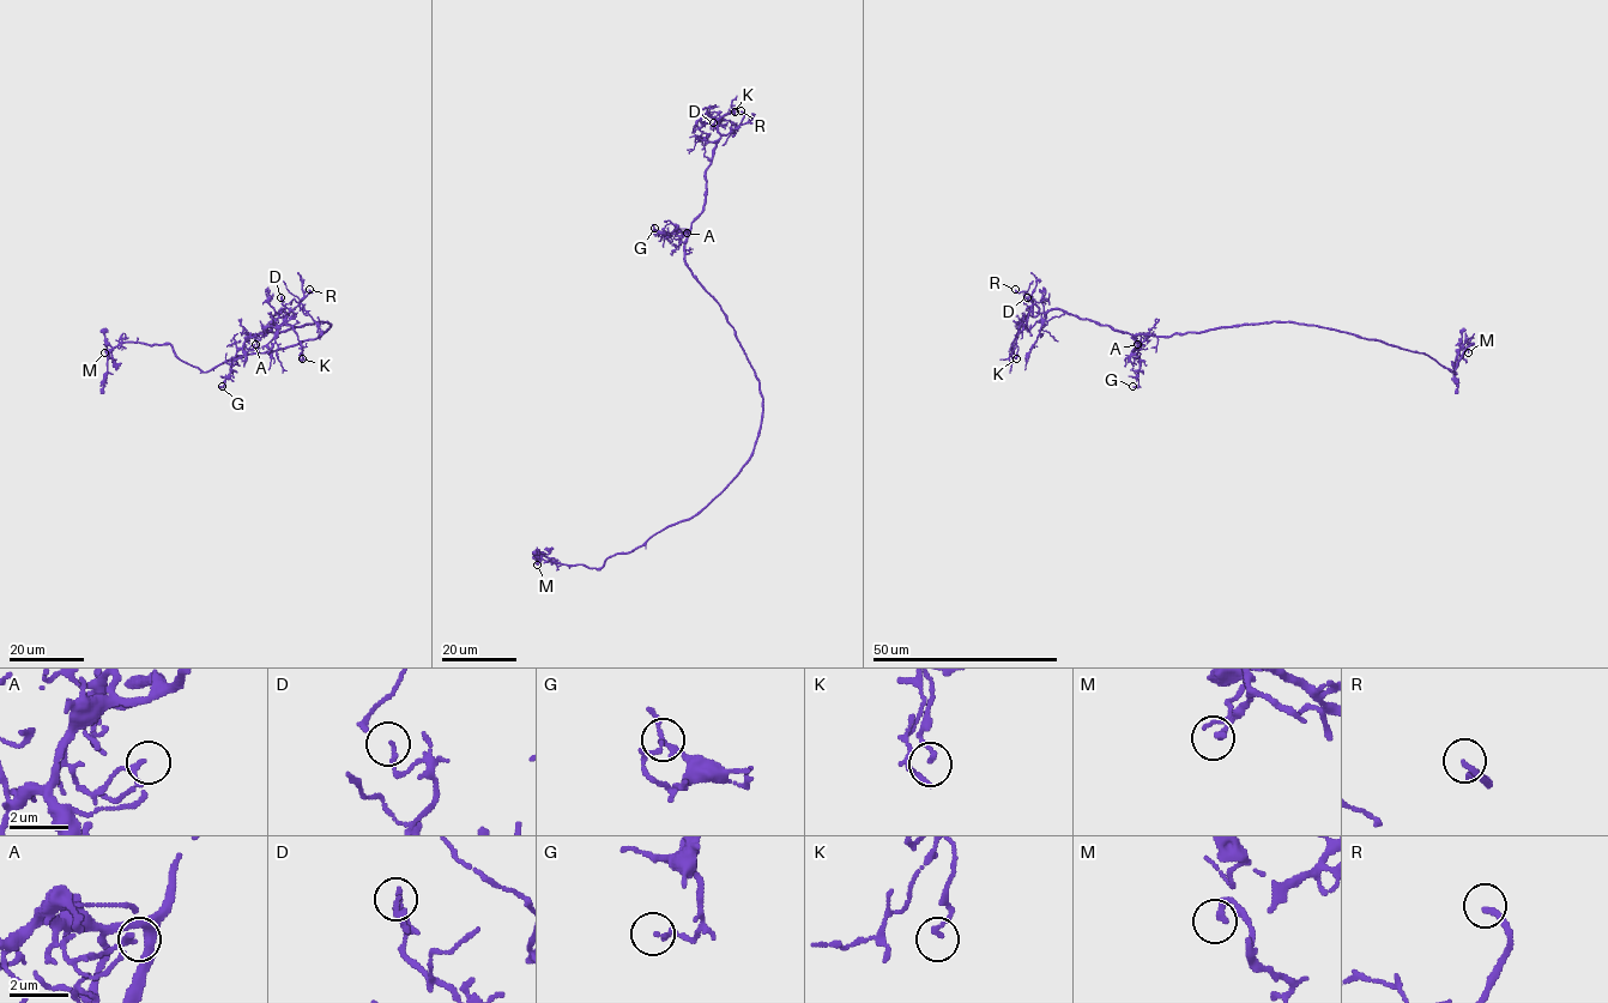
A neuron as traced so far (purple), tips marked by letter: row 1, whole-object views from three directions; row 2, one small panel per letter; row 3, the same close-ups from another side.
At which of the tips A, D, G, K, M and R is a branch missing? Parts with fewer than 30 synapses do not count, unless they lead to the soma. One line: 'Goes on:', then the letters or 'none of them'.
Goes on: R

